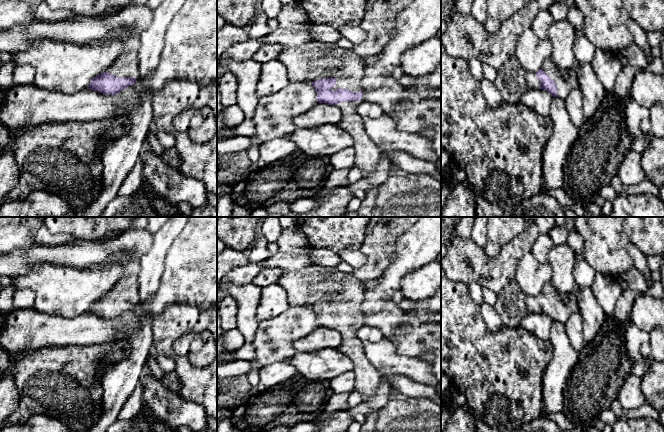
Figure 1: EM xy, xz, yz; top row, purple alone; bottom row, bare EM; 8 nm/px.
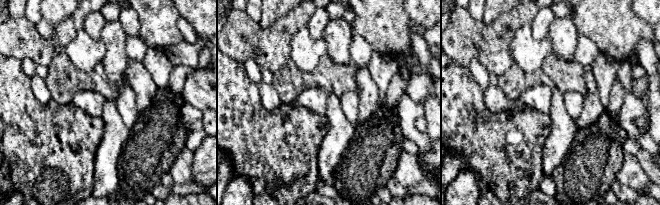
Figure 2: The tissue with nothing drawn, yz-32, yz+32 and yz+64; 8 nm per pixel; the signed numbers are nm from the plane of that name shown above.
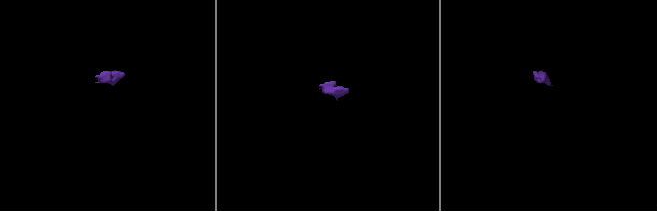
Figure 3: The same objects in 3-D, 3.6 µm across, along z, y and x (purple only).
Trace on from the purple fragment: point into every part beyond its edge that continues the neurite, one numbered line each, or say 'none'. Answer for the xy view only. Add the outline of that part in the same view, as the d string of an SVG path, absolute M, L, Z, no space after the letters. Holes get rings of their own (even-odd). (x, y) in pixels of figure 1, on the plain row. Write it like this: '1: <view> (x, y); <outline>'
1: xy (126, 290); M131 275L120 279L107 296L116 301L138 302L138 276Z

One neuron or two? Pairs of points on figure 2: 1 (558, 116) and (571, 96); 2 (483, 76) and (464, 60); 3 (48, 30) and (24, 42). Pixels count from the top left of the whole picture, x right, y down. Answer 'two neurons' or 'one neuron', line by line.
1: two neurons
2: two neurons
3: two neurons

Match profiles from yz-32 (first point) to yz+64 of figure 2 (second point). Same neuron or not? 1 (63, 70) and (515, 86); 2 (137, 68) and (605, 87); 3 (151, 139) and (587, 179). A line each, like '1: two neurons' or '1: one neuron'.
1: one neuron
2: two neurons
3: one neuron

